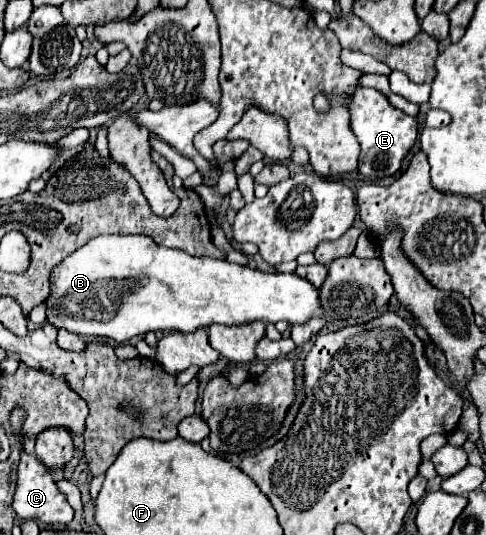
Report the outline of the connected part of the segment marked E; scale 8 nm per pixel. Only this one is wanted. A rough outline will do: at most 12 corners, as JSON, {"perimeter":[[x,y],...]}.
{"perimeter":[[378,89],[348,97],[362,147],[358,171],[394,175],[418,135],[416,119]]}

